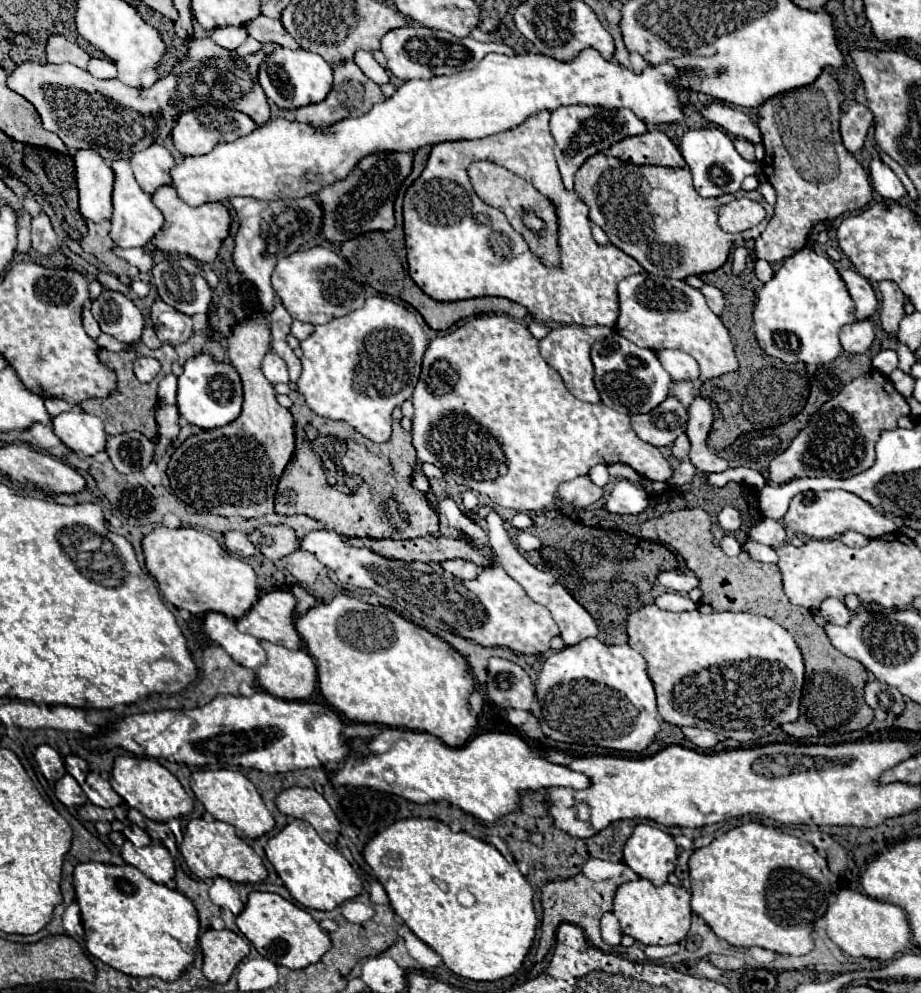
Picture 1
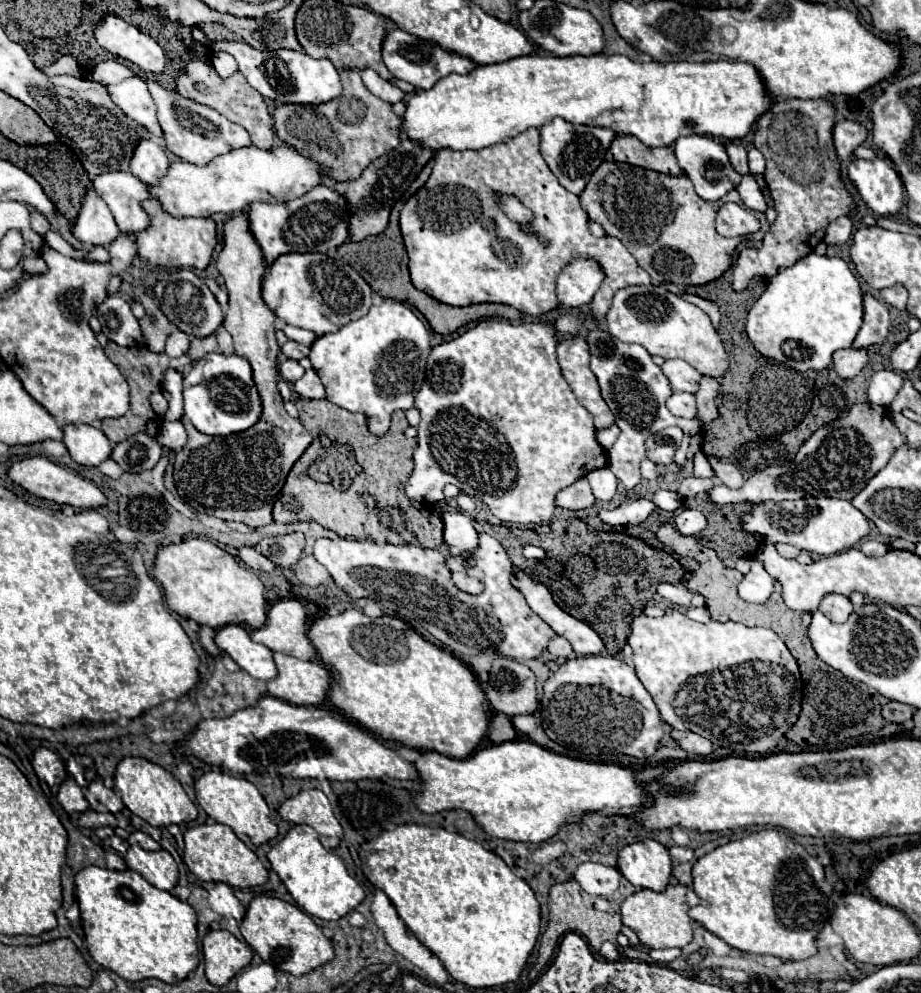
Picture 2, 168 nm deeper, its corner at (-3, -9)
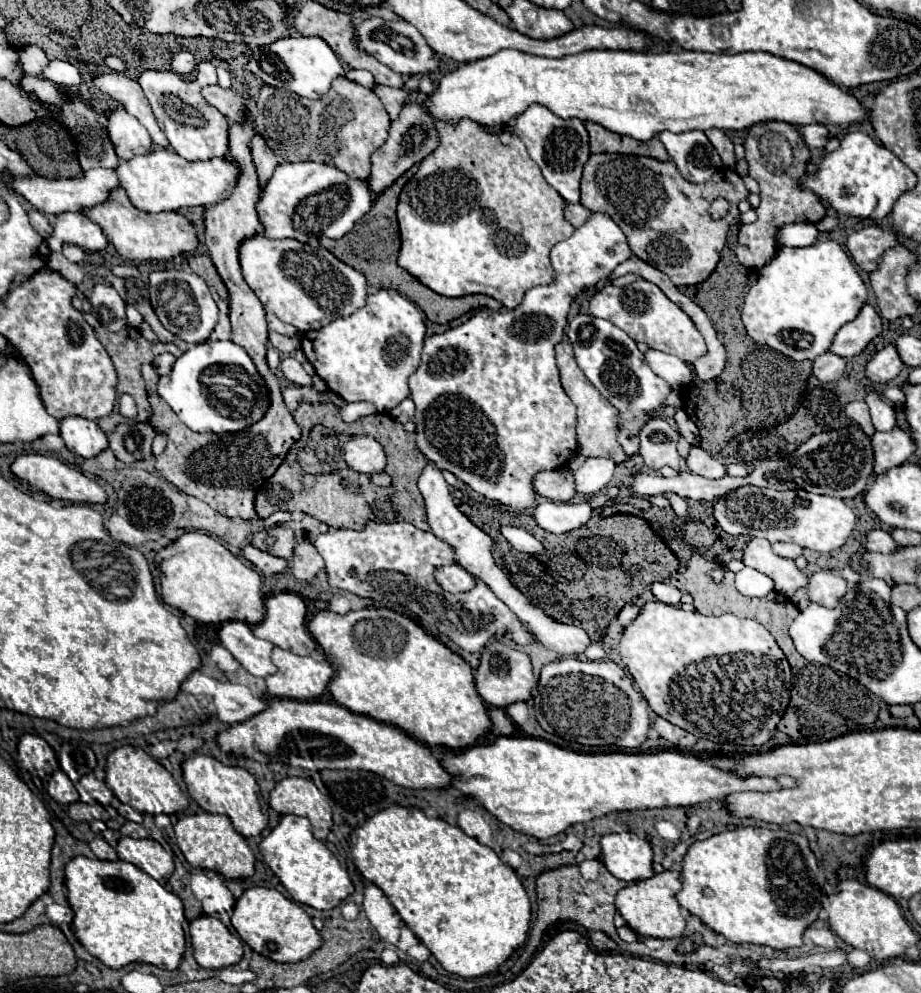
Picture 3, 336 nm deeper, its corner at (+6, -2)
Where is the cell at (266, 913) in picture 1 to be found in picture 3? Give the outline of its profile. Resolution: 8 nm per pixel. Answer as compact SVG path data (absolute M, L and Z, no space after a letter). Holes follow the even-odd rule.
M253 886L247 888L241 898L235 904L235 912L231 916L231 924L237 930L237 934L261 956L273 960L273 962L301 962L309 958L321 944L321 936L315 930L311 918L307 912L295 904L293 900L285 898L281 892L271 888Z

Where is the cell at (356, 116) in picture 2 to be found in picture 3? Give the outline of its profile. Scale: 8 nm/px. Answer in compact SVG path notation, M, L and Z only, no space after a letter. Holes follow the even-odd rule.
M337 76L331 90L319 98L309 100L285 88L263 86L257 98L255 130L265 138L277 156L285 162L319 162L339 168L351 178L369 178L369 156L387 140L389 114L379 96L345 76Z

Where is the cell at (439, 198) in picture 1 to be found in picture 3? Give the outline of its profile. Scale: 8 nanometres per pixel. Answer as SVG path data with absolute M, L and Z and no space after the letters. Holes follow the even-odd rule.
M437 120L435 128L439 146L421 162L417 174L405 184L399 196L399 266L441 296L485 294L513 310L521 304L529 288L553 280L549 250L575 232L563 214L565 200L545 182L539 166L531 160L523 140L517 136L513 122L505 124L497 134L469 120L457 126Z

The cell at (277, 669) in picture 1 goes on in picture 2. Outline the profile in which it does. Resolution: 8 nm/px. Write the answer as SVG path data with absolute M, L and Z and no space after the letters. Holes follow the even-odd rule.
M274 653L278 675L268 681L268 693L292 705L320 705L330 689L330 671L322 663L300 661Z

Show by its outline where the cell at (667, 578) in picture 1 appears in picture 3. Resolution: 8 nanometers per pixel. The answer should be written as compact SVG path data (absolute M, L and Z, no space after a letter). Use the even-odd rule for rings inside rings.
M653 582L651 592L653 592L653 596L655 596L659 602L663 602L663 604L677 606L679 600L681 600L681 592L679 592L675 586L667 584L667 582Z

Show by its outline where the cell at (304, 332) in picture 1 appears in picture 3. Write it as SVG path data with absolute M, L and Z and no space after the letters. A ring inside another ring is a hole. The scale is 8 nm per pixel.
M269 332L269 342L281 352L281 354L293 354L299 348L299 340L297 338L289 338L289 336L281 336L277 332Z

